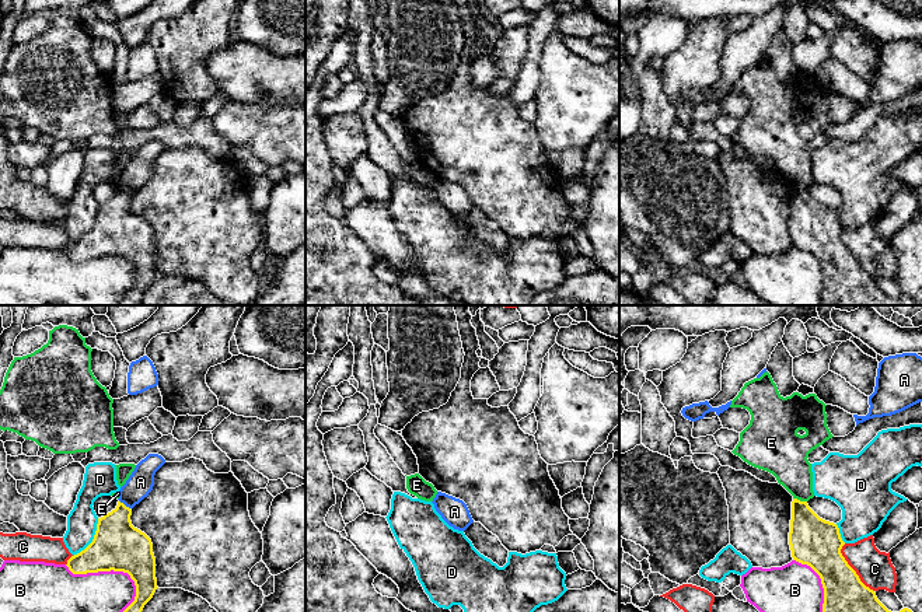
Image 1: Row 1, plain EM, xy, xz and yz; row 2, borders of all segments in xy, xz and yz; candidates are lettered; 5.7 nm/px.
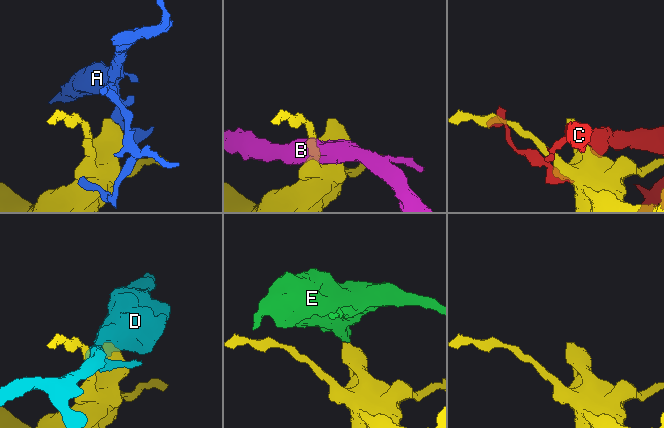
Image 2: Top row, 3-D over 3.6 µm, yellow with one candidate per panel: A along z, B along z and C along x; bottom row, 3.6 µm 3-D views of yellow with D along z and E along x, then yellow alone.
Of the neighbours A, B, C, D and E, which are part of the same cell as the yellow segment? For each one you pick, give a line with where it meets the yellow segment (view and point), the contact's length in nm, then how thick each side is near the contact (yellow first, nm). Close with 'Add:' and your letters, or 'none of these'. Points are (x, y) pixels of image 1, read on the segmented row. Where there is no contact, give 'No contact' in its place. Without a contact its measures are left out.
Add: none of these

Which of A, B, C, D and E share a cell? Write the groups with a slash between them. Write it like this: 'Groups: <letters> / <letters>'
Groups: A / B / C / D / E

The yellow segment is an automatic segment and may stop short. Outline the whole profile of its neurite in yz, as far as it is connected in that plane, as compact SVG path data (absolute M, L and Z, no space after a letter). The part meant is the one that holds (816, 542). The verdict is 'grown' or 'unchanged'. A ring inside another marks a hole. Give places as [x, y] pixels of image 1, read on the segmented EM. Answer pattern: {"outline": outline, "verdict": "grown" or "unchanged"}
{"outline": "M792 501L789 545L793 560L810 566L821 578L823 612L891 612L842 556L845 542L838 525L820 518L807 501Z", "verdict": "unchanged"}

